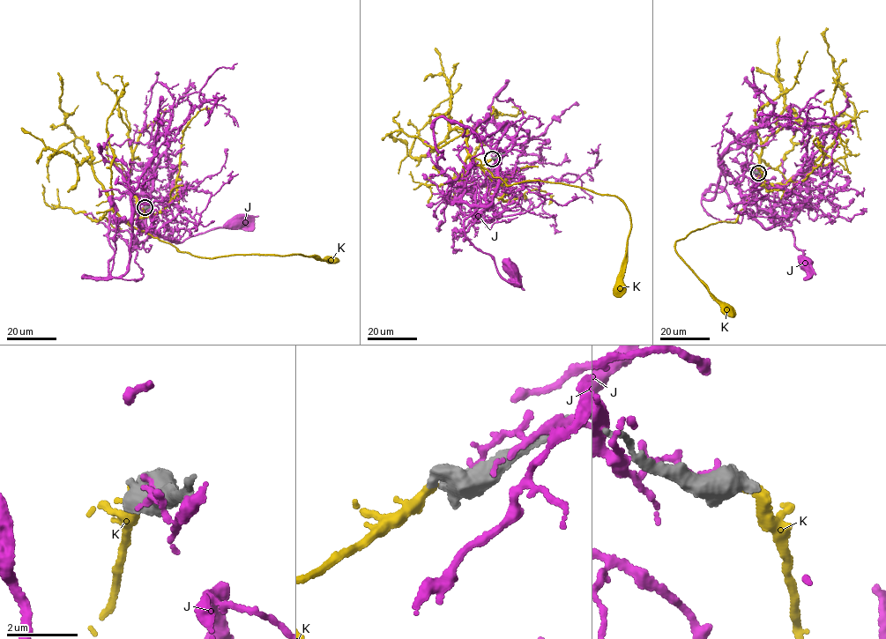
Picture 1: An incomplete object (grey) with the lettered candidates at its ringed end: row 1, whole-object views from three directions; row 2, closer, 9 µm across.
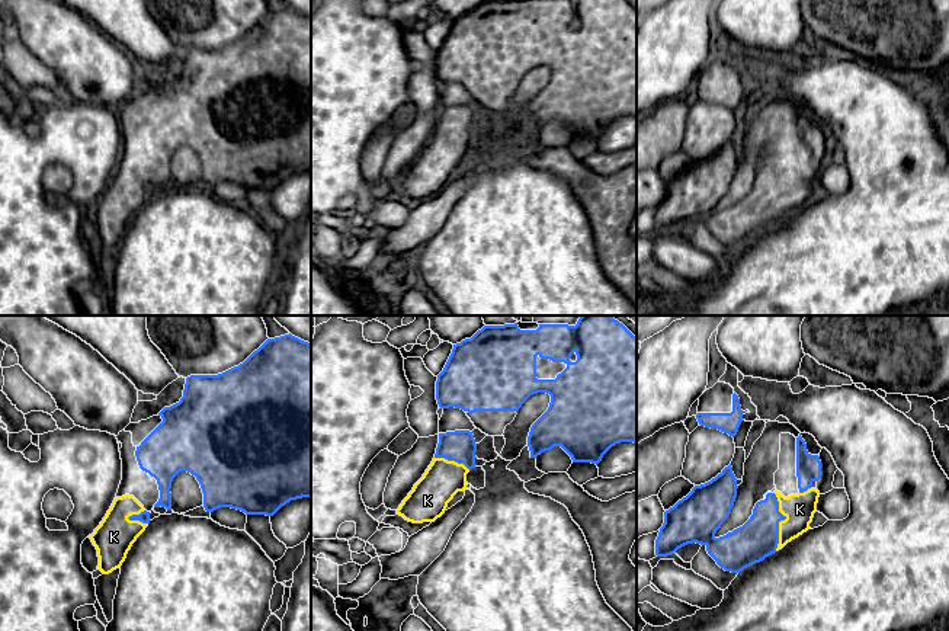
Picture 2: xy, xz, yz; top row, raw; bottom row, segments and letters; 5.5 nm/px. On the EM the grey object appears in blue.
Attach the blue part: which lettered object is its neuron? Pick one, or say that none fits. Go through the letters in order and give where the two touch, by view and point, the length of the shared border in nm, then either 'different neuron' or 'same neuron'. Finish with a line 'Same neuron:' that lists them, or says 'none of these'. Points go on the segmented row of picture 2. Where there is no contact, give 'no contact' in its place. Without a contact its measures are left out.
J: no contact | different neuron
K: yz (781, 519) | 320 nm | same neuron
Same neuron: K

